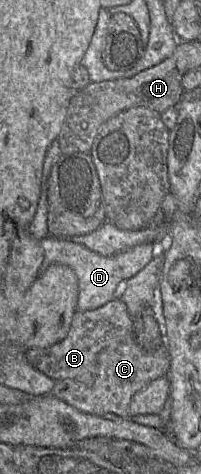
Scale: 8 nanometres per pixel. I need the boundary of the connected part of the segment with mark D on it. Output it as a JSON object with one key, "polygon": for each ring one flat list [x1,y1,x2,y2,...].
{"polygon":[[47,237,41,240,44,260,40,274,52,264,63,264,70,267,78,278,78,311,95,310,119,295,120,287,131,277,141,271,157,254,157,244,145,243,112,256,102,256,87,247,69,239]]}

